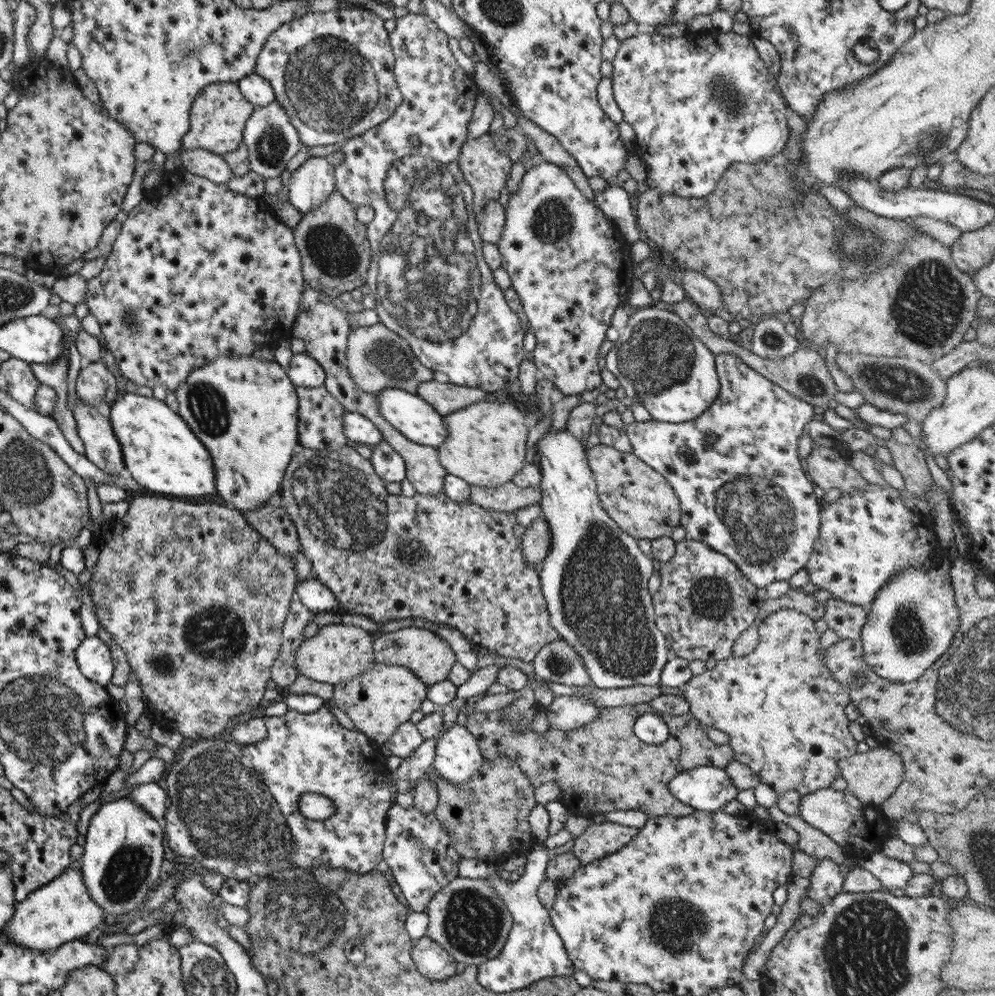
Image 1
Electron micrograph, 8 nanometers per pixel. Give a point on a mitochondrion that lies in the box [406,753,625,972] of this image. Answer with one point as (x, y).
(472, 923)

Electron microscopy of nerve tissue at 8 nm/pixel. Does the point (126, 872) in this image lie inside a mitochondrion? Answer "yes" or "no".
yes

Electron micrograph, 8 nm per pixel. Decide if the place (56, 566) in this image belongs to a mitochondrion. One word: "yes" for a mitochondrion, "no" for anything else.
no

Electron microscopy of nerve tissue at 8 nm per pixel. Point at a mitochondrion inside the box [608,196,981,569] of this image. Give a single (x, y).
(930, 307)

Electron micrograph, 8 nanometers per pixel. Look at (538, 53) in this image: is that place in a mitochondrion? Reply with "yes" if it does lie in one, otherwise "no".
no

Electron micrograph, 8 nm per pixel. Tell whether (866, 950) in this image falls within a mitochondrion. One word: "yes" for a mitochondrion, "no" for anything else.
yes

